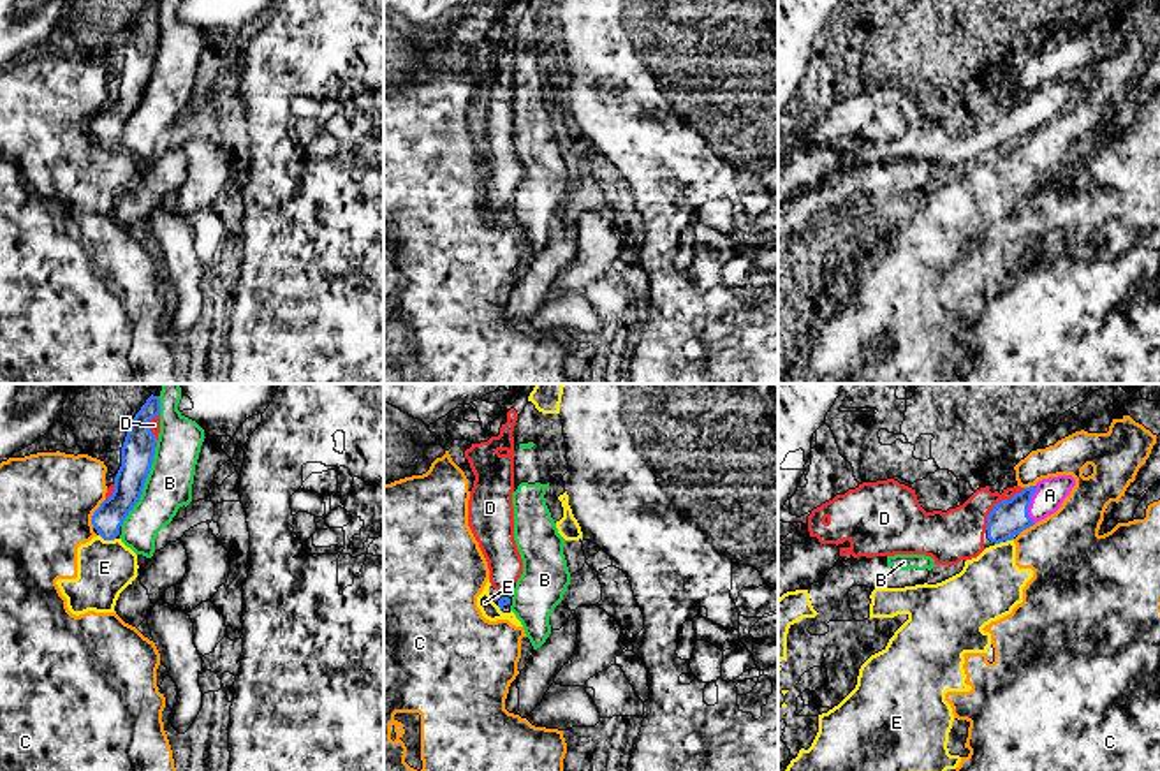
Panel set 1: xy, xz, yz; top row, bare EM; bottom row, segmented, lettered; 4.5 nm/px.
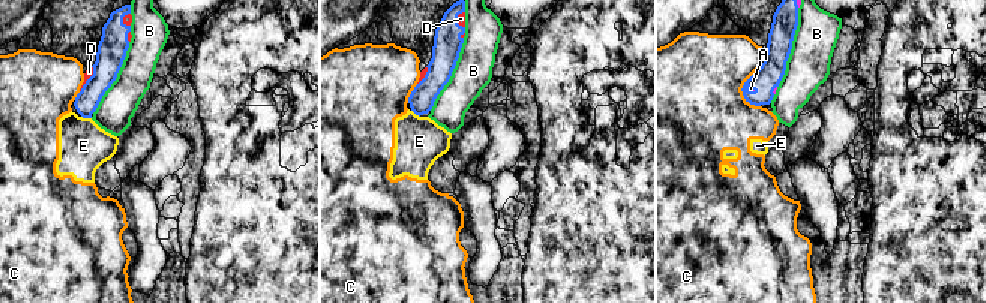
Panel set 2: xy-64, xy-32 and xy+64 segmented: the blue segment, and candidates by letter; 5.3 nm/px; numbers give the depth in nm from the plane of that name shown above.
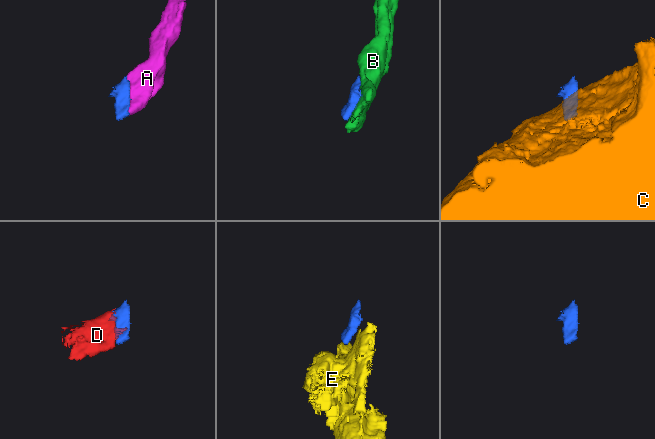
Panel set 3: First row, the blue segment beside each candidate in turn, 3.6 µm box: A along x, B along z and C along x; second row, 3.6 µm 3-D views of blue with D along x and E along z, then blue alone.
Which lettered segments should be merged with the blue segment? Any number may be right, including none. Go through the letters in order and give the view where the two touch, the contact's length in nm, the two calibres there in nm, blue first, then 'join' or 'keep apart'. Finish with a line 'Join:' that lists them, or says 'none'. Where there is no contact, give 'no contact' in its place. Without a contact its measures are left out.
A: yz | 180 nm | 170/140 nm | join
B: xy | 400 nm | 150/200 nm | keep apart
C: xy | 150 nm | 140/440 nm | keep apart
D: yz | 260 nm | 170/240 nm | join
E: xy | 80 nm | 140/260 nm | keep apart
Join: A, D

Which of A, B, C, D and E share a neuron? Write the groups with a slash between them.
A D / B / C / E

